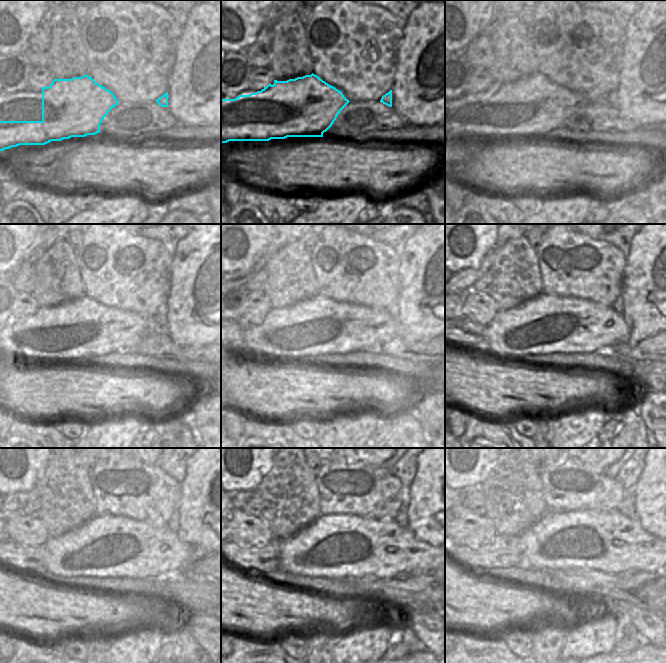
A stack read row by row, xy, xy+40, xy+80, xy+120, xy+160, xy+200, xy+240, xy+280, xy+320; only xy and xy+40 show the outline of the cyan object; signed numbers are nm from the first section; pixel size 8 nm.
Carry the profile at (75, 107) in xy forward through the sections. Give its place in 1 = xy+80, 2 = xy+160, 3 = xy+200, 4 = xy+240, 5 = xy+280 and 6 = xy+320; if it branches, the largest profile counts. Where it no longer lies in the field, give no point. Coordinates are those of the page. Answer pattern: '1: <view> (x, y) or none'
1: xy+80 (528, 107)
2: xy+160 (276, 351)
3: xy+200 (496, 350)
4: xy+240 (52, 575)
5: xy+280 (277, 575)
6: xy+320 (495, 573)

